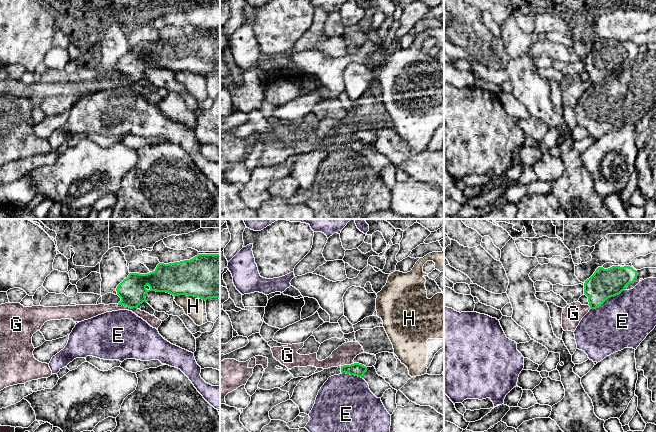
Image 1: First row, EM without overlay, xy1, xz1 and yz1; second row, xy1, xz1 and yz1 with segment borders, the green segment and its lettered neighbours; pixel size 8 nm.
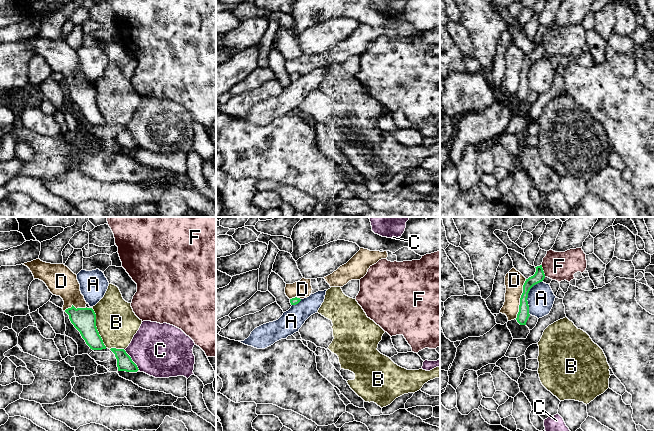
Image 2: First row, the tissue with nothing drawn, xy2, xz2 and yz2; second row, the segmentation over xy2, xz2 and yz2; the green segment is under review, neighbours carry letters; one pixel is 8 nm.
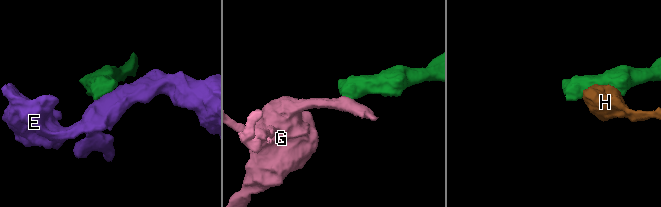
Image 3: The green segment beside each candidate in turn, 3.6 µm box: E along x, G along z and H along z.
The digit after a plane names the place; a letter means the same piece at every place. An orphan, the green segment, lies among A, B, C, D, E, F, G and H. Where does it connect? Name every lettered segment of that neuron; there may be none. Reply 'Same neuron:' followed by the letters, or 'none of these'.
Same neuron: none of these

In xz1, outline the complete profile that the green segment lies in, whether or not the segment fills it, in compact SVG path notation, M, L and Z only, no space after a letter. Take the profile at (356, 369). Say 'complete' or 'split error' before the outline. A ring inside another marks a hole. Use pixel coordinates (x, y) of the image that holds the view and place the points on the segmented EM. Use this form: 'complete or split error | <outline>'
split error | M359 363L324 369L321 372L301 379L295 387L290 400L299 407L300 413L308 415L315 404L319 390L329 377L346 373L363 378L366 371L367 367Z

